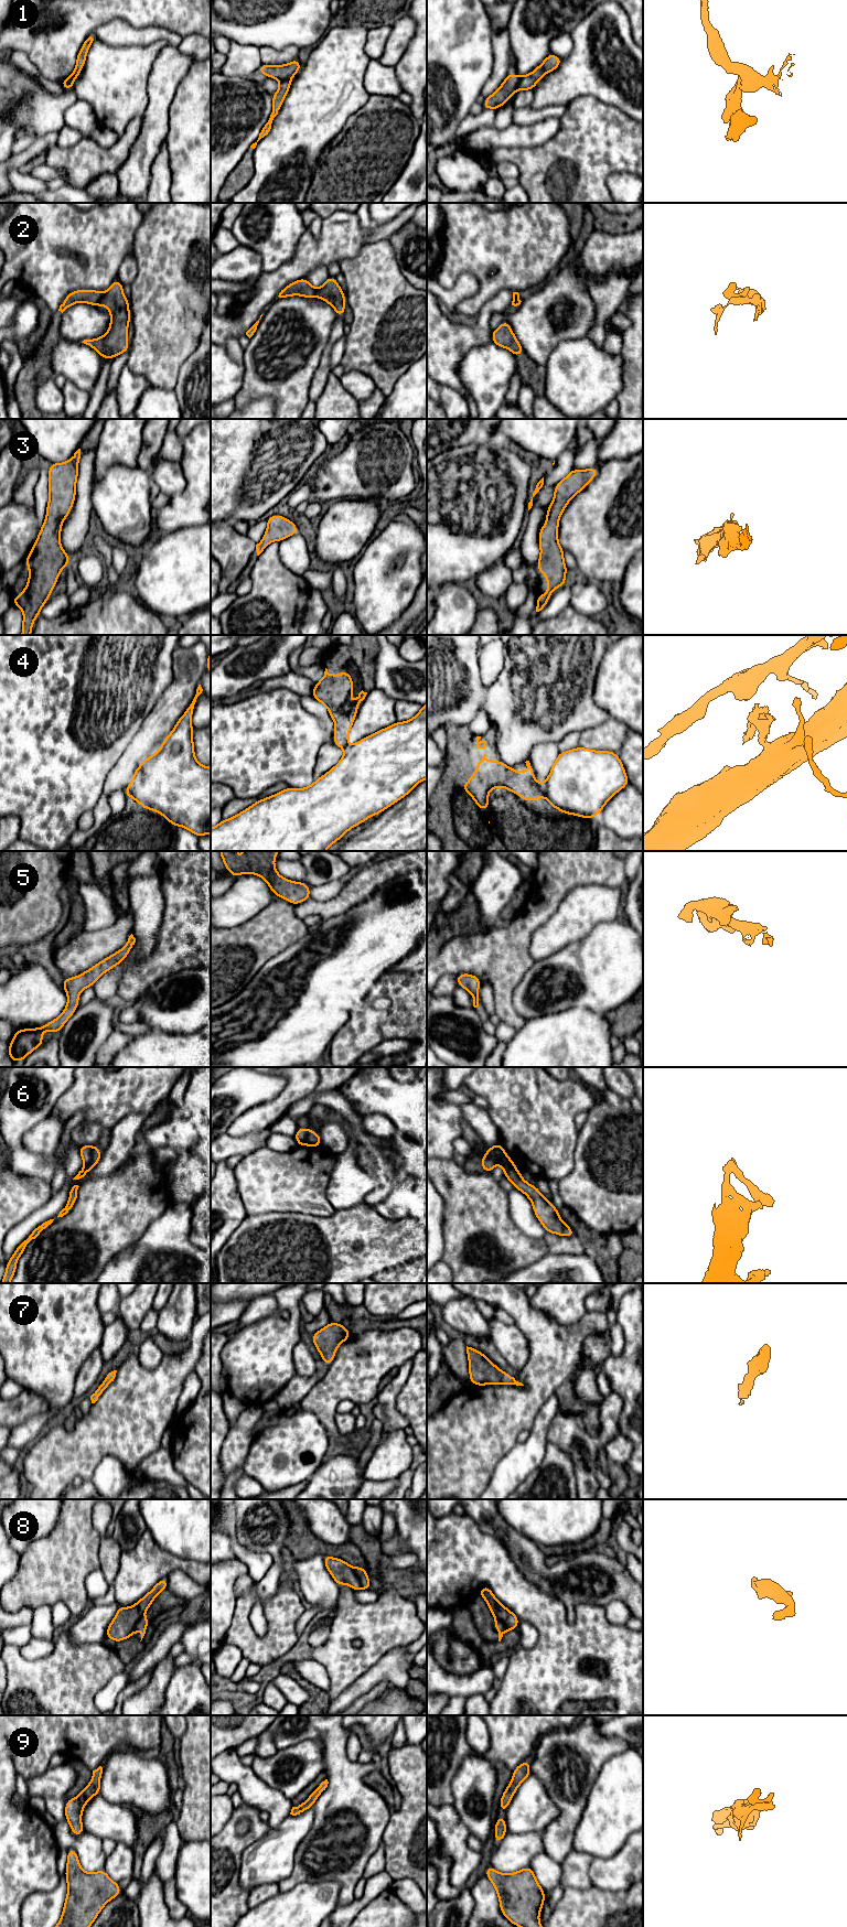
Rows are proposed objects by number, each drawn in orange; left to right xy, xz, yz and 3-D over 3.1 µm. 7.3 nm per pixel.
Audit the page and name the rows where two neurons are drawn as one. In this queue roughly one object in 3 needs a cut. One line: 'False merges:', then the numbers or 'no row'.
False merges: 1, 2, 4, 6, 8

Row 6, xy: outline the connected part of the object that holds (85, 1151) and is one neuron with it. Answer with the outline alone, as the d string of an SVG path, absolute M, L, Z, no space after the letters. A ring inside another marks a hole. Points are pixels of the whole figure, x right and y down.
M81 1145L79 1146L79 1154L83 1159L84 1166L87 1166L92 1162L92 1146L90 1145Z

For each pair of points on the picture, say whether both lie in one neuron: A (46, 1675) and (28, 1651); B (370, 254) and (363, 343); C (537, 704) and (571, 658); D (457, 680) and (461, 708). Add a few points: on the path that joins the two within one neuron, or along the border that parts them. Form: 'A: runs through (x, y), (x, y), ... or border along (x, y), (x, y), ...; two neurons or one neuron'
A: border along (54, 1643), (36, 1659), (19, 1653); two neurons
B: runs through (370, 276), (370, 321); one neuron
C: runs through (543, 693), (547, 682), (560, 669); one neuron
D: runs through (454, 688), (456, 703); one neuron

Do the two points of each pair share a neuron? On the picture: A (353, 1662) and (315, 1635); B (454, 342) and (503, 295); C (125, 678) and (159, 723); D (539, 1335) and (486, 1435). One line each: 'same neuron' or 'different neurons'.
A: different neurons
B: same neuron
C: different neurons
D: same neuron

